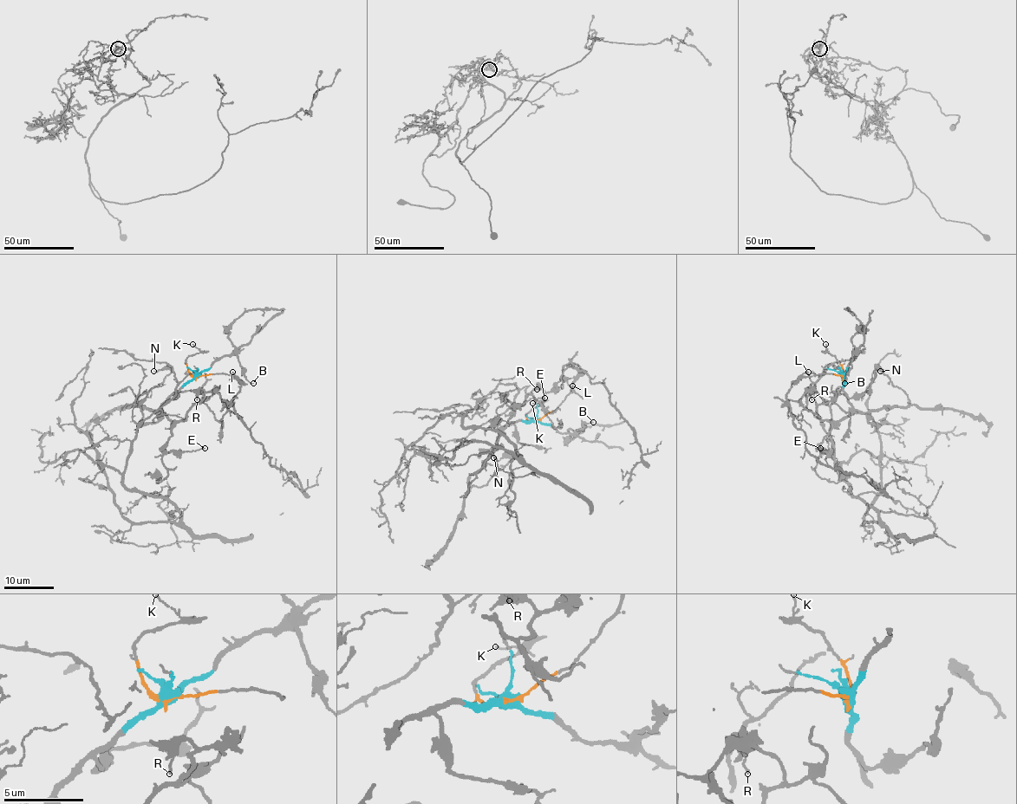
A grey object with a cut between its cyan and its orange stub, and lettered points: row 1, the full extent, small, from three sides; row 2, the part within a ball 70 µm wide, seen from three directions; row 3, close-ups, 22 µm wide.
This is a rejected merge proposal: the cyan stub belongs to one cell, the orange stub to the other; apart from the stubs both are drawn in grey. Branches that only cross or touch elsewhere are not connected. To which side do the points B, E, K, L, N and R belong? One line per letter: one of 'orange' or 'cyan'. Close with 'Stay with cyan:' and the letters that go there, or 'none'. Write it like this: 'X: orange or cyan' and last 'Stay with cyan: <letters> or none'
B: cyan
E: cyan
K: orange
L: orange
N: cyan
R: cyan
Stay with cyan: B, E, N, R

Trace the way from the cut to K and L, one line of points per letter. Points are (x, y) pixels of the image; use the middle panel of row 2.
K: (536, 419), (526, 418), (526, 415), (540, 405), (532, 404)
L: (536, 419), (541, 419), (558, 405), (570, 390), (573, 379), (572, 386)

